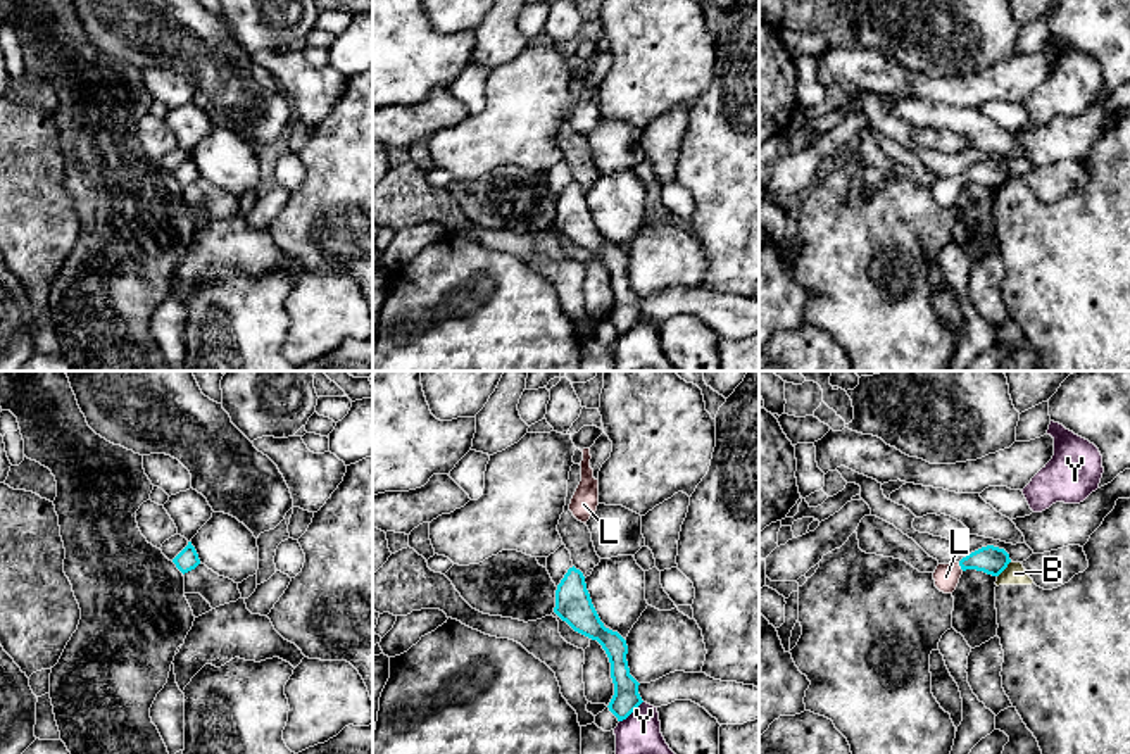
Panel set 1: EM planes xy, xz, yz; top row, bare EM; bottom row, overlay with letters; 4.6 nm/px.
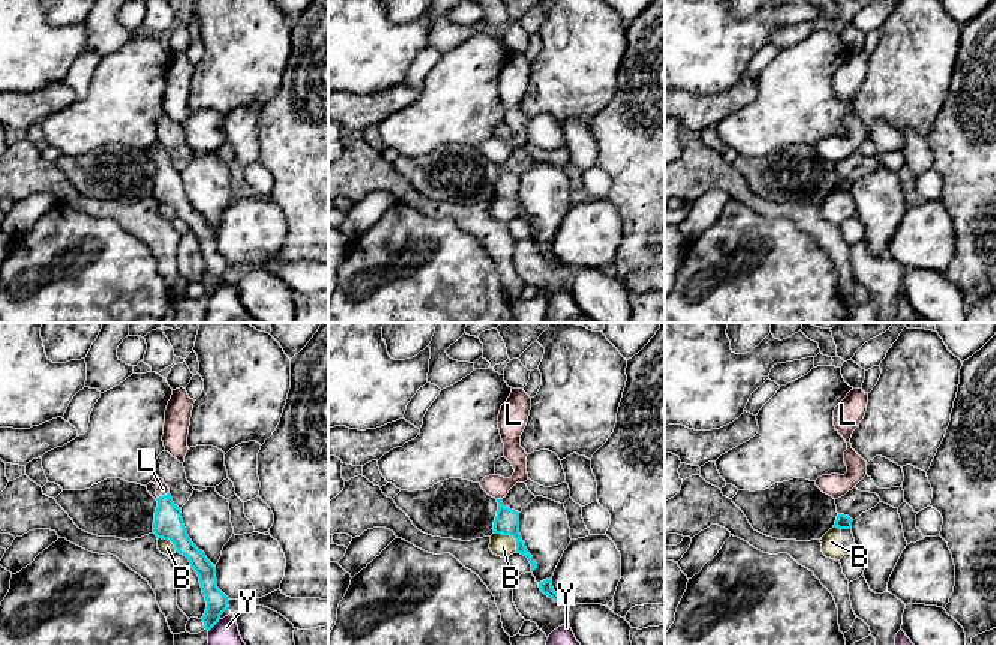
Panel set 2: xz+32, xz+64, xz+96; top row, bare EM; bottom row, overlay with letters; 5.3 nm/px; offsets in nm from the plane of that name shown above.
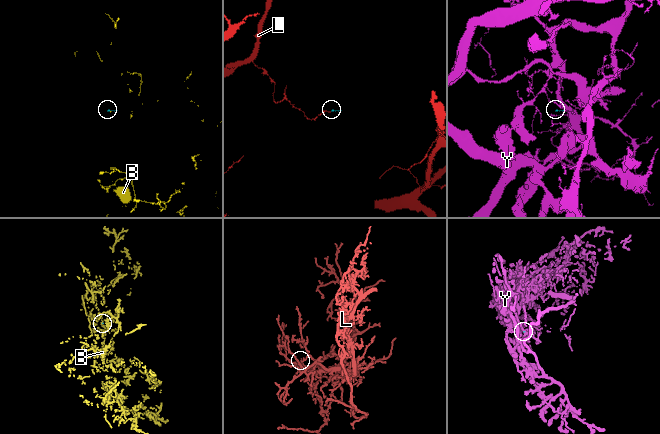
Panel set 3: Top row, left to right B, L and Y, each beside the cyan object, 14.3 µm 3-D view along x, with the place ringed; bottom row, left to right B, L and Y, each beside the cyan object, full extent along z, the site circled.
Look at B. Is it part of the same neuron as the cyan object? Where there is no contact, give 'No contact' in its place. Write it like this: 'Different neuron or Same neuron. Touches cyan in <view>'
Different neuron. Touches cyan in yz

